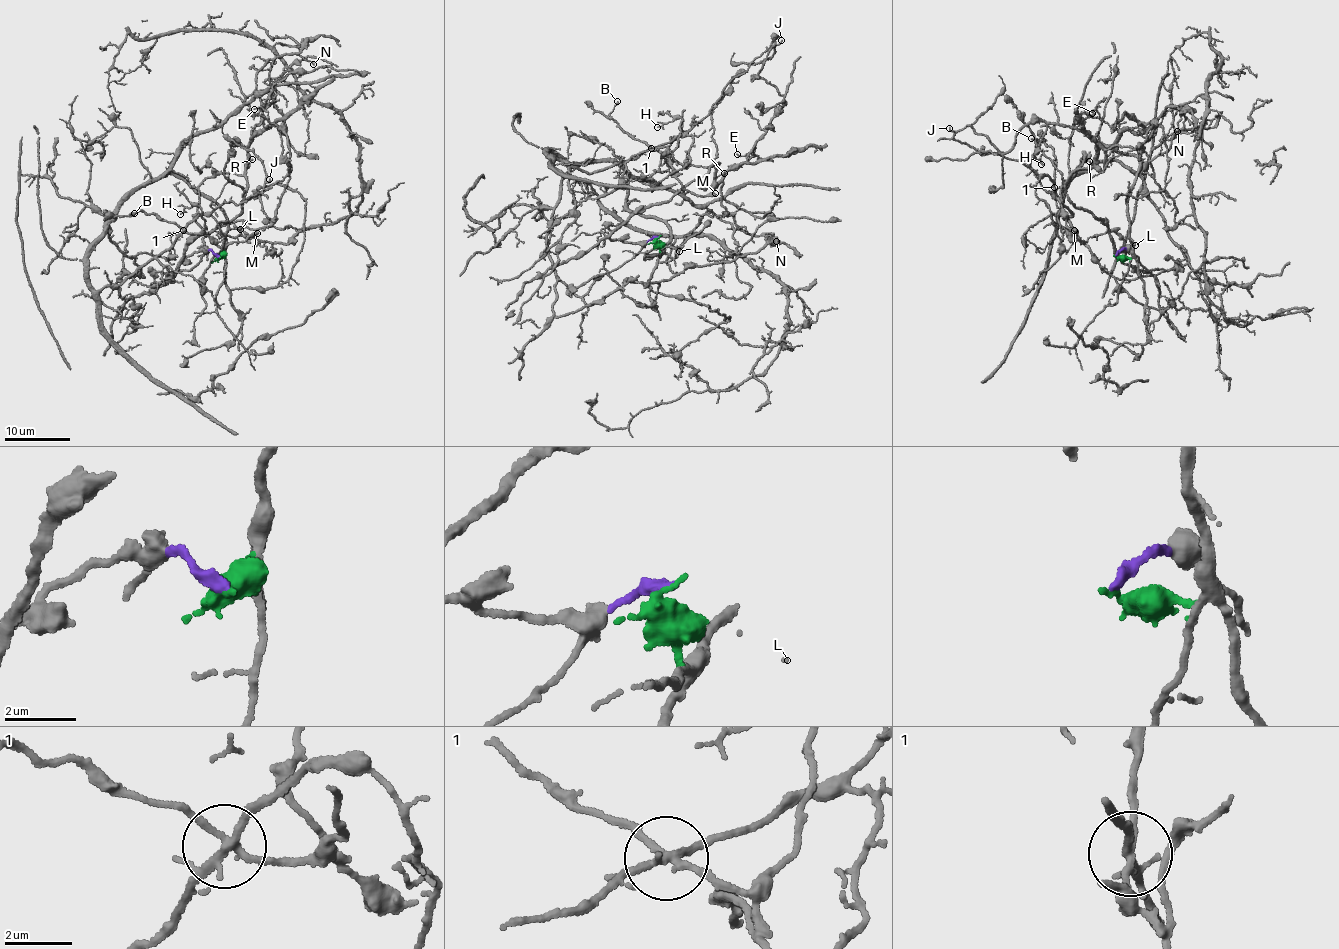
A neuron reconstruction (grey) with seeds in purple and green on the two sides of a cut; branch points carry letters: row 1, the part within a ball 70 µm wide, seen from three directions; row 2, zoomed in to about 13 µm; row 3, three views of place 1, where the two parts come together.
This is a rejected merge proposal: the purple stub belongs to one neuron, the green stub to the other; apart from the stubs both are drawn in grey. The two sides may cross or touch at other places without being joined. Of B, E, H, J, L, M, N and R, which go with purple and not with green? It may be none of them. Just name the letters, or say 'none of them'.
B, E, H, M, N, R

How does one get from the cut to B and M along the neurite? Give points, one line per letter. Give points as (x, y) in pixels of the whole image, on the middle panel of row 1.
B: (658, 237), (609, 236), (629, 216), (668, 201), (719, 163), (667, 162), (624, 133), (610, 114), (617, 102)
M: (658, 237), (609, 236), (629, 216), (668, 201), (719, 163), (668, 162), (664, 156), (690, 193), (715, 193)

